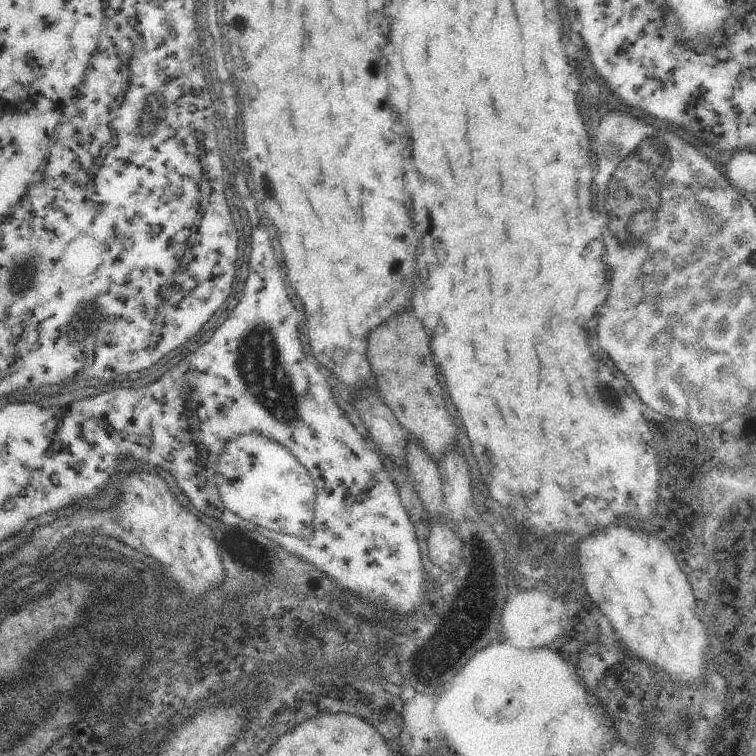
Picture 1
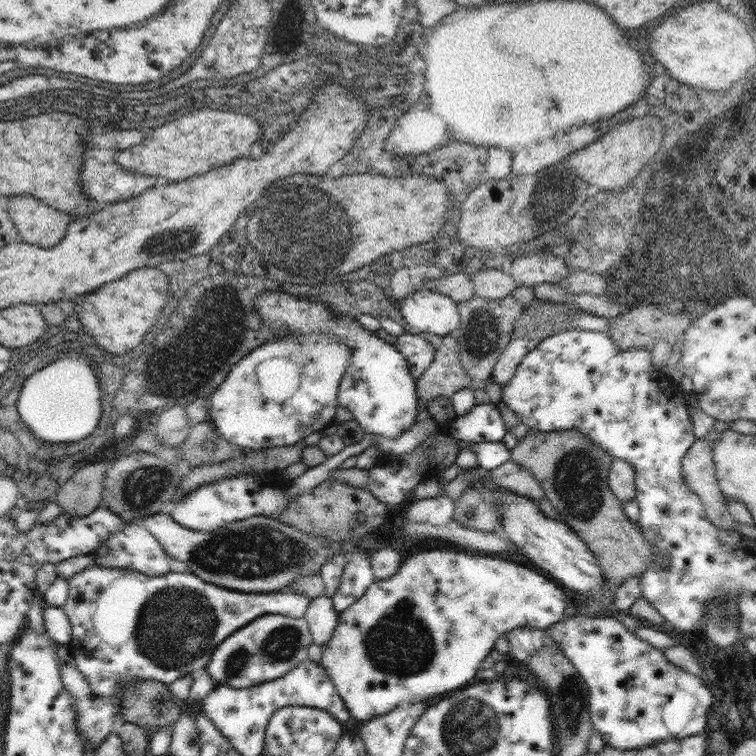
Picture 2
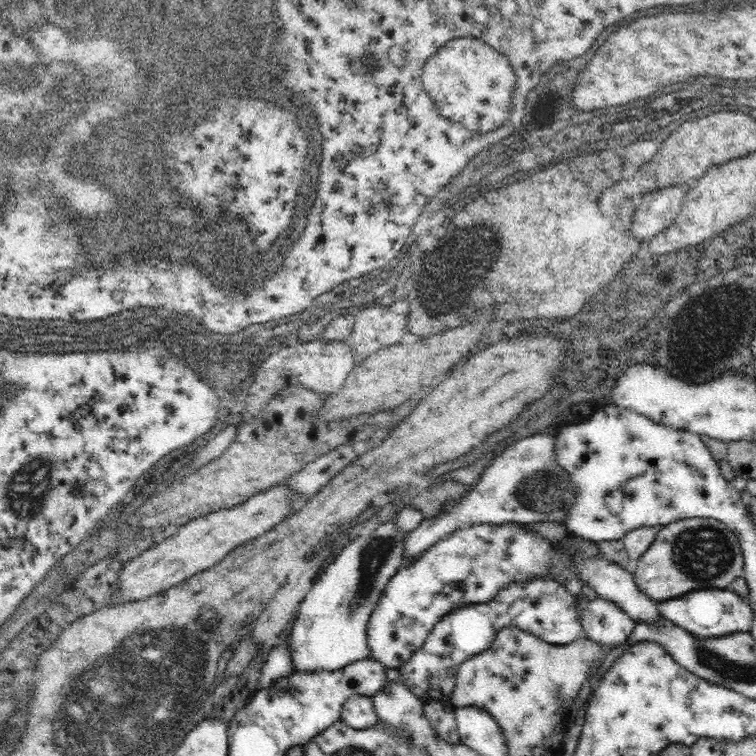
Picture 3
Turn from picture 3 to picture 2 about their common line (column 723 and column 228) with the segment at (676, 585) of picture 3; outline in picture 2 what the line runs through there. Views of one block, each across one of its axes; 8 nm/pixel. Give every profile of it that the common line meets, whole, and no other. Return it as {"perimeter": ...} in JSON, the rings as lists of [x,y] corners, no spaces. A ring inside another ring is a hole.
{"perimeter":[[[157,512],[147,516],[141,524],[157,538],[169,558],[183,562],[187,570],[203,582],[247,594],[285,590],[303,576],[319,574],[325,562],[343,554],[343,548],[339,550],[337,546],[341,542],[323,532],[309,534],[277,516],[251,516],[213,530],[193,530],[181,526],[171,514]]]}

